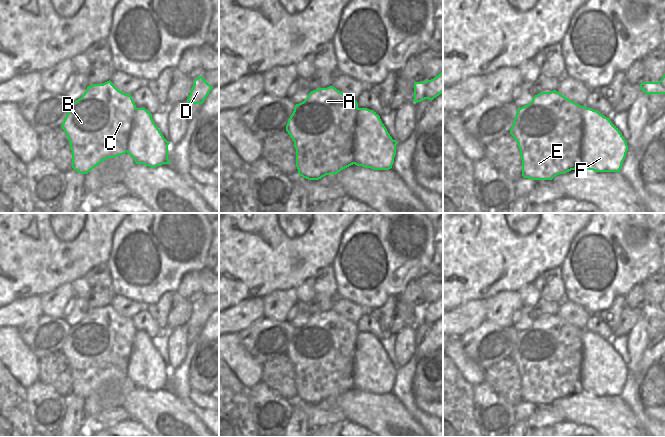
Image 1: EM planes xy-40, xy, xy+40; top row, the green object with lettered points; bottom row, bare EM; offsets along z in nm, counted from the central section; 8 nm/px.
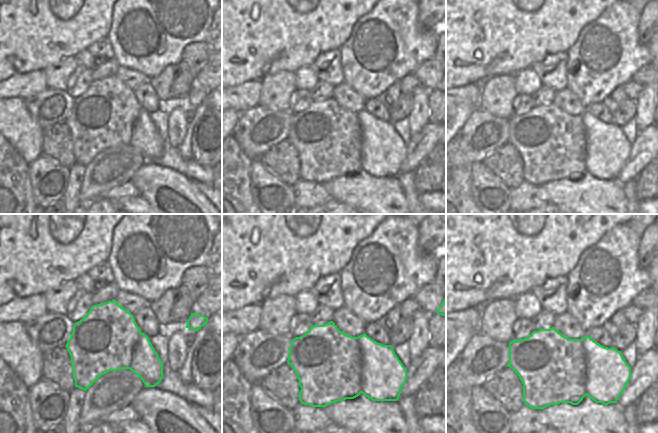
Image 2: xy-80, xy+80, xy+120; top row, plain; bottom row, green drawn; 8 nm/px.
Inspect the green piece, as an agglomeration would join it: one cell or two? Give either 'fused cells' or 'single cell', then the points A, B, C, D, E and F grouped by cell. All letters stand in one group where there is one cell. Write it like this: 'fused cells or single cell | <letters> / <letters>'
fused cells | A B C E / D F

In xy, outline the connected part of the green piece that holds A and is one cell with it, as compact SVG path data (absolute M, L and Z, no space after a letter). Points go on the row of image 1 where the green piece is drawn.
M333 86L313 90L303 102L295 105L294 111L288 119L286 131L294 141L296 167L300 176L308 180L319 180L326 175L336 175L341 170L354 164L352 143L354 141L357 111L357 101Z

